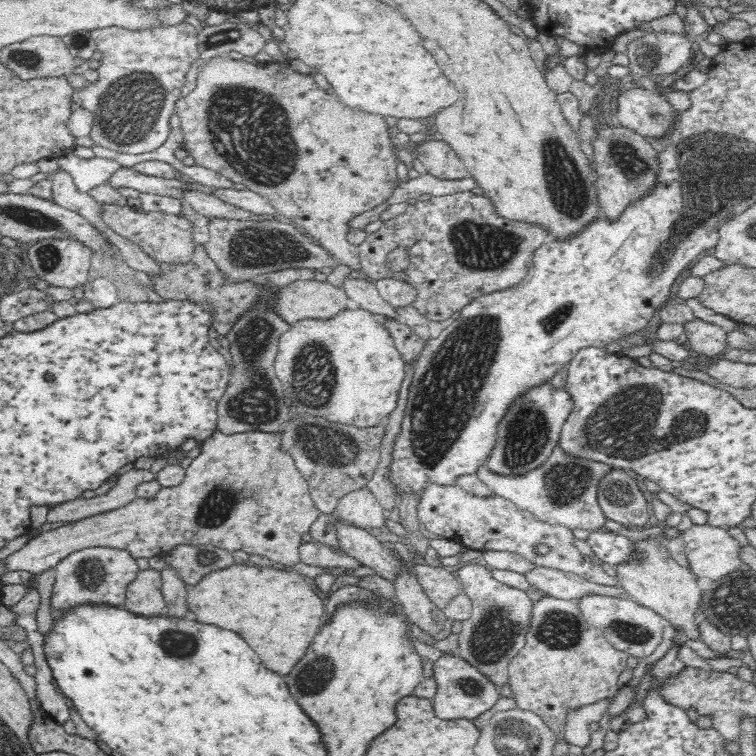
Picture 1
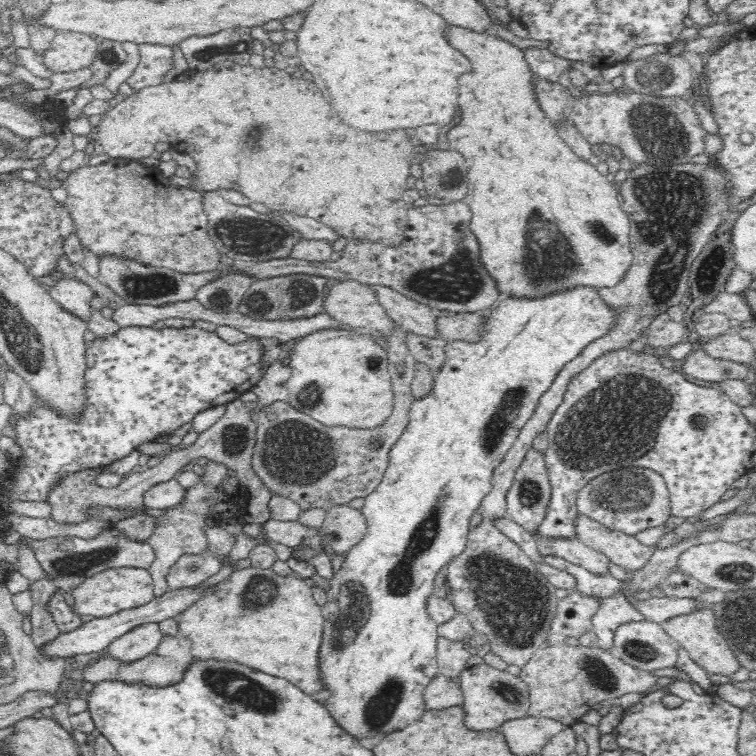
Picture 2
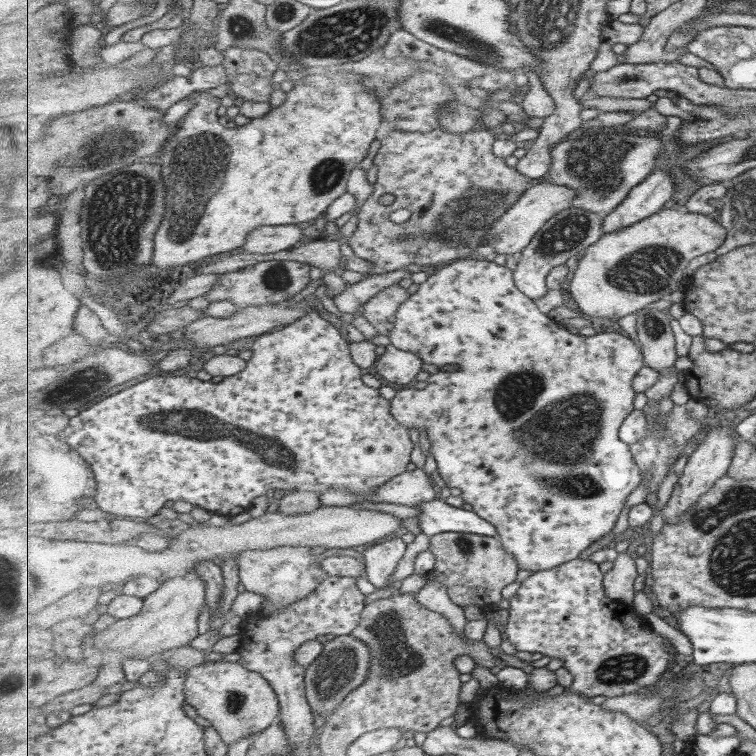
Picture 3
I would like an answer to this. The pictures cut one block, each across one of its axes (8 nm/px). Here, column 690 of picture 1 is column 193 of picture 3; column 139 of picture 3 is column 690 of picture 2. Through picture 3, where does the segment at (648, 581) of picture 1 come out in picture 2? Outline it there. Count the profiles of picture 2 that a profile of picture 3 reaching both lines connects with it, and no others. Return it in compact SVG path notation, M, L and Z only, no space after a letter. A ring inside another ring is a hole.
M698 609L690 614L680 615L667 620L662 628L676 642L682 646L690 655L690 658L712 675L732 676L741 663L737 655L728 646L726 639L717 628L715 614L712 609Z

